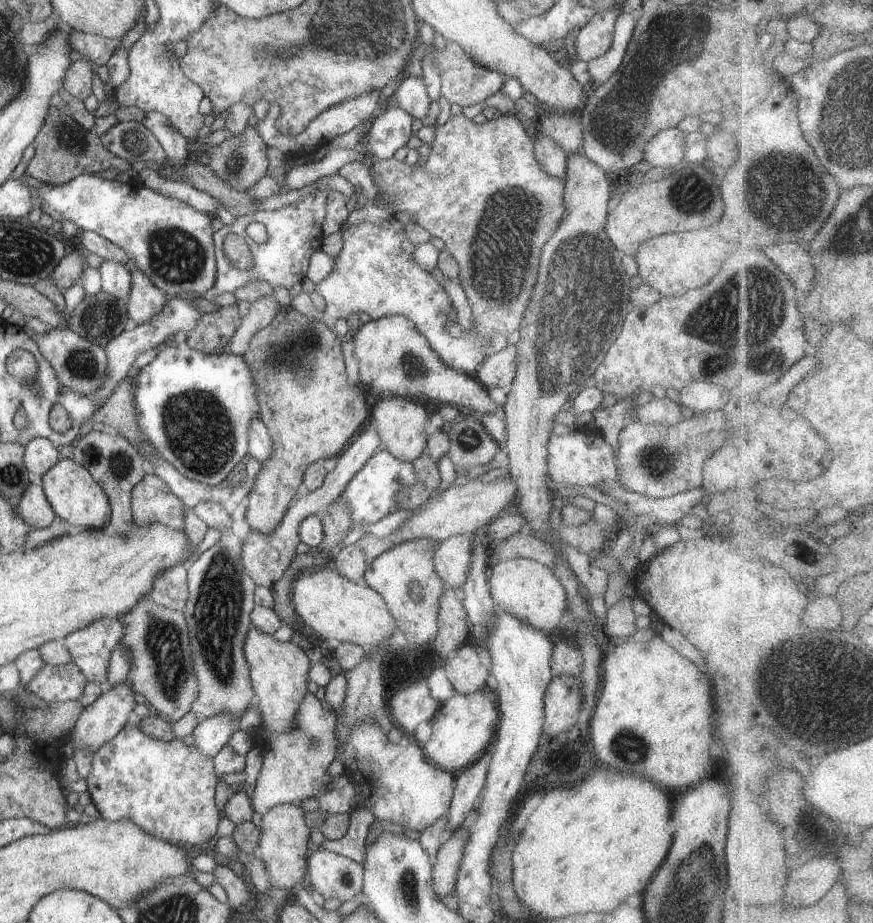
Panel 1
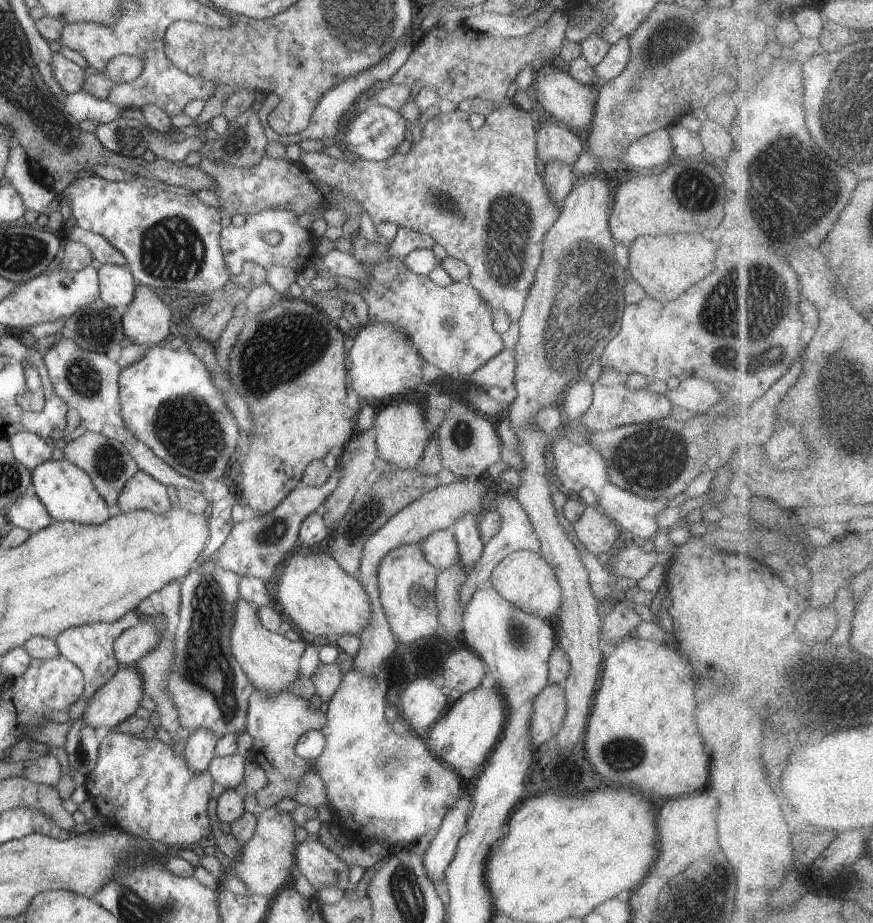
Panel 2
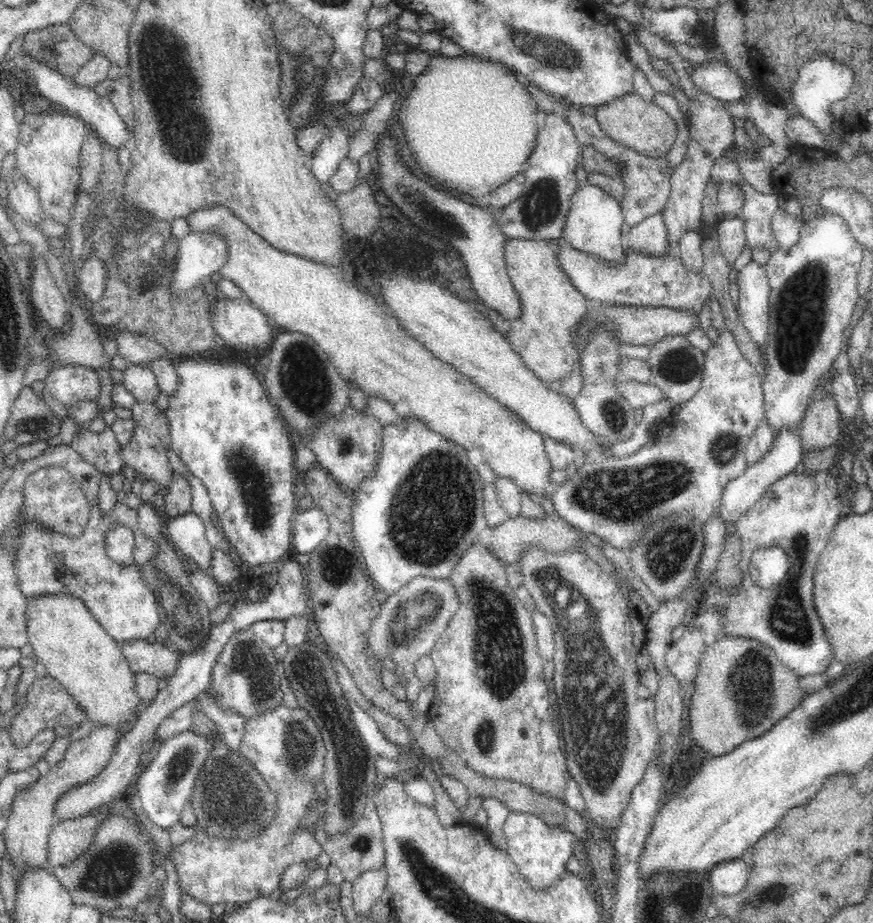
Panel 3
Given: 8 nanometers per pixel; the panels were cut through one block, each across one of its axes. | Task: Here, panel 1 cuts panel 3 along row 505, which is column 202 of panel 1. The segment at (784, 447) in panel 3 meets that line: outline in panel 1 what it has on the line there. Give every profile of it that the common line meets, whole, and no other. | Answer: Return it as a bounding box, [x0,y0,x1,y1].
[193,714,238,759]

